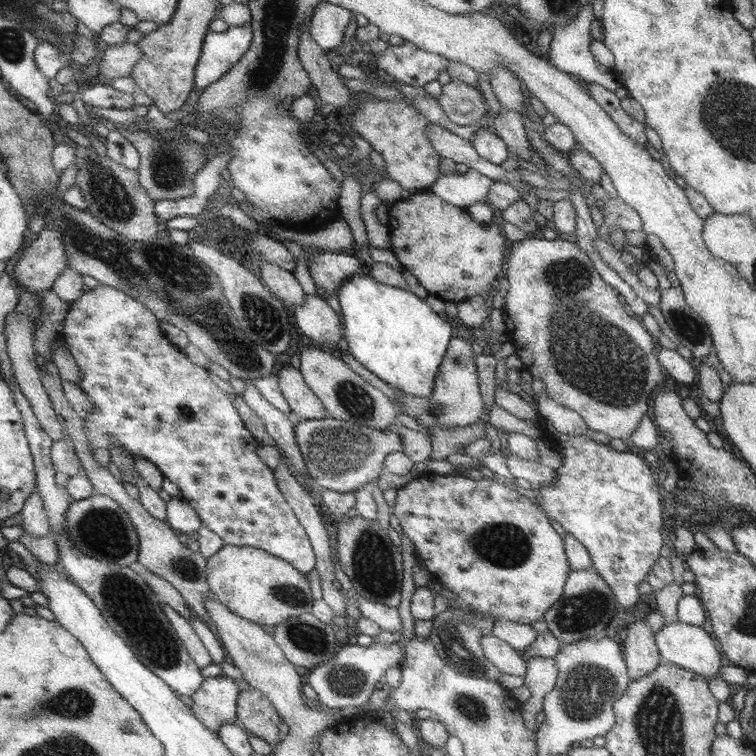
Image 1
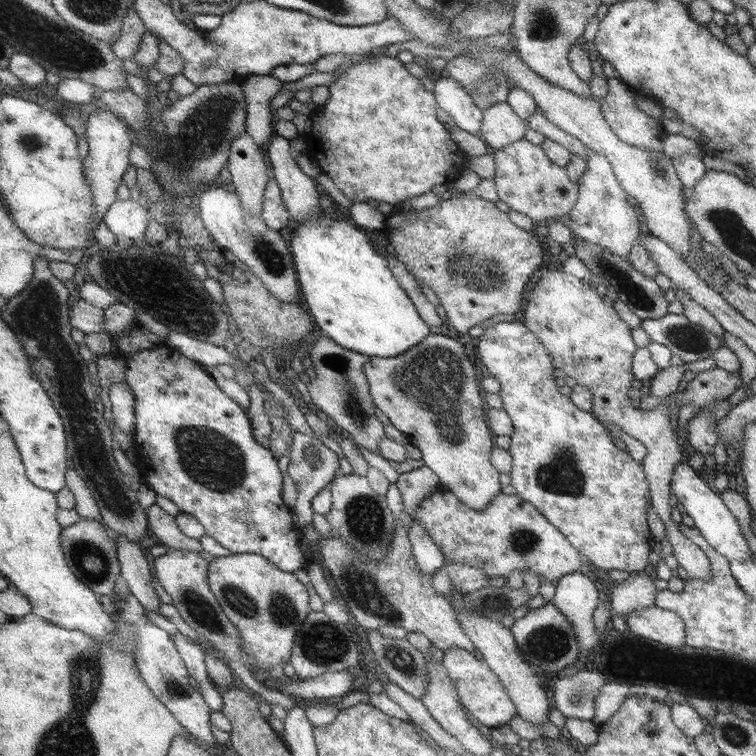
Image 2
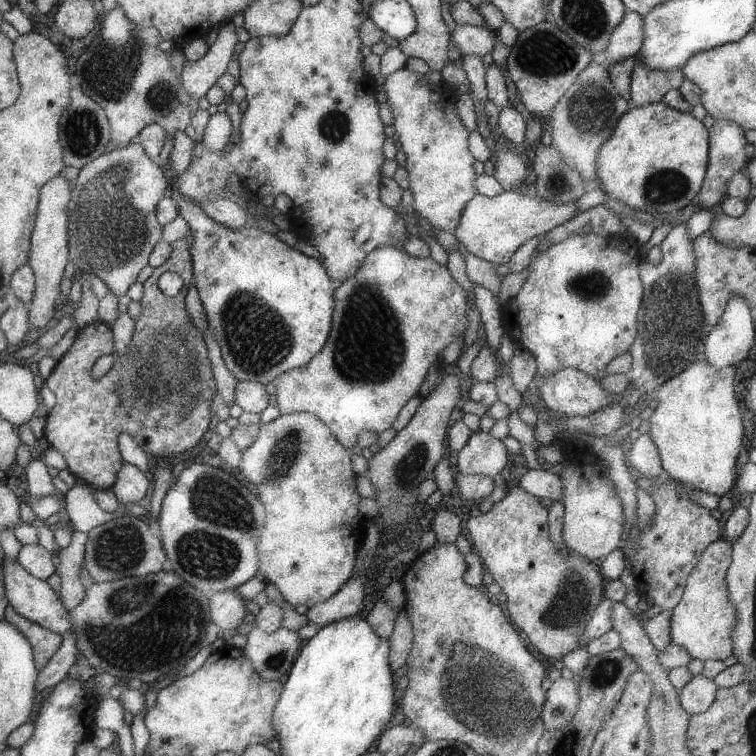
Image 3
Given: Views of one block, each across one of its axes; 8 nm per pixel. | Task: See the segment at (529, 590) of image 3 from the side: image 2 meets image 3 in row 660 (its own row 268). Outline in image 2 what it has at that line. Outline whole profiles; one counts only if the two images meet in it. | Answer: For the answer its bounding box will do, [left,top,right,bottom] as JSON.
[519,268,740,580]

